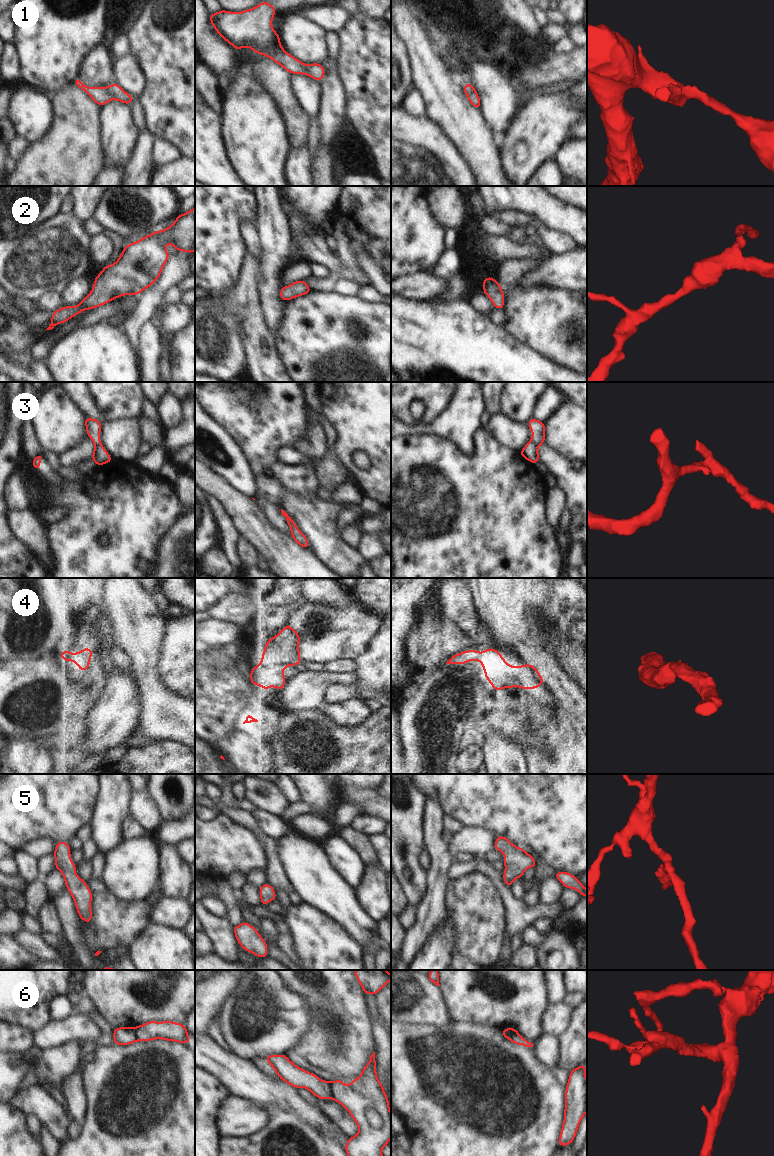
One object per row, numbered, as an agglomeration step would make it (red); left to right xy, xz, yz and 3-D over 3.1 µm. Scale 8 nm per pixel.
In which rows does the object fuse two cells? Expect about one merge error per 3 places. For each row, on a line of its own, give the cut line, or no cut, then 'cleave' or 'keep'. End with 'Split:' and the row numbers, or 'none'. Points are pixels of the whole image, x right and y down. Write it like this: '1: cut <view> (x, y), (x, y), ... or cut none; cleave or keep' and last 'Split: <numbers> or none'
1: cut none; keep
2: cut none; keep
3: cut yz (531, 440), (537, 446); cleave
4: cut none; keep
5: cut none; keep
6: cut xz (329, 1082), (333, 1098); cleave
Split: 3, 6

